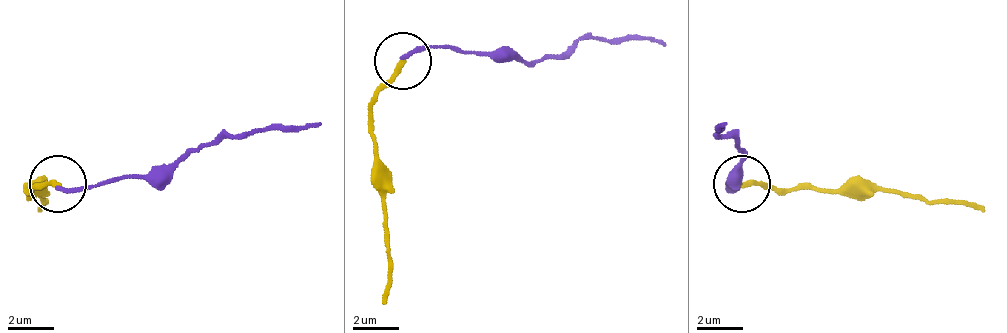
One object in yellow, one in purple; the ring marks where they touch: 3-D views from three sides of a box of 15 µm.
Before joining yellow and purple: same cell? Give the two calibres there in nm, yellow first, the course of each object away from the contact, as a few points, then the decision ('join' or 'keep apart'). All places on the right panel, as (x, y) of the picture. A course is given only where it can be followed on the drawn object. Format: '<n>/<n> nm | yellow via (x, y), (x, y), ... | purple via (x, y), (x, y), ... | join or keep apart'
240/190 nm | yellow via (742, 185), (788, 190), (908, 190), (971, 202), (982, 213) | purple via (737, 185), (725, 185), (731, 179), (742, 150), (720, 133), (725, 122) | join

